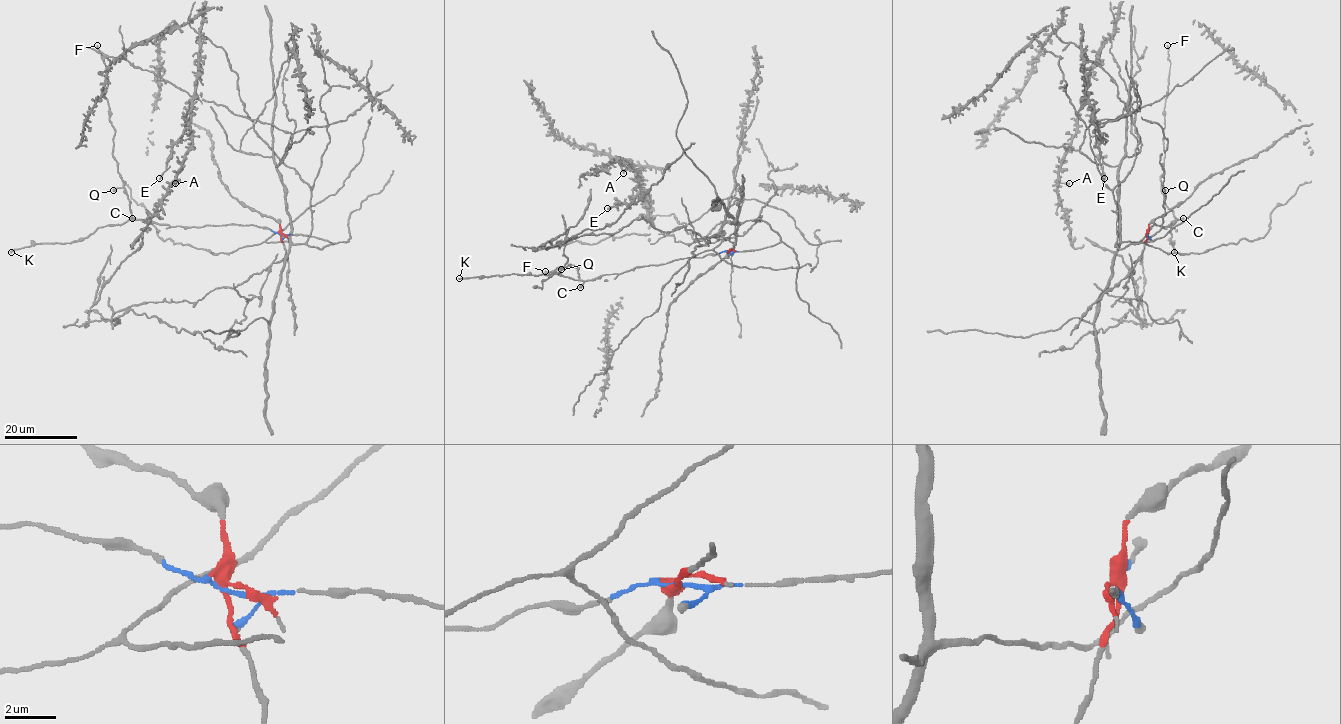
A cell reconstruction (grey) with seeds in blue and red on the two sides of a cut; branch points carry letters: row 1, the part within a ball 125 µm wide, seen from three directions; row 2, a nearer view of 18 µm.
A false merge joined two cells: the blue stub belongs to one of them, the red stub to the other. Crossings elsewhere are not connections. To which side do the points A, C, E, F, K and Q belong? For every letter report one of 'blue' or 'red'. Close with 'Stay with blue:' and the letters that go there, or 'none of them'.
A: blue
C: blue
E: blue
F: blue
K: blue
Q: blue
Stay with blue: A, C, E, F, K, Q

